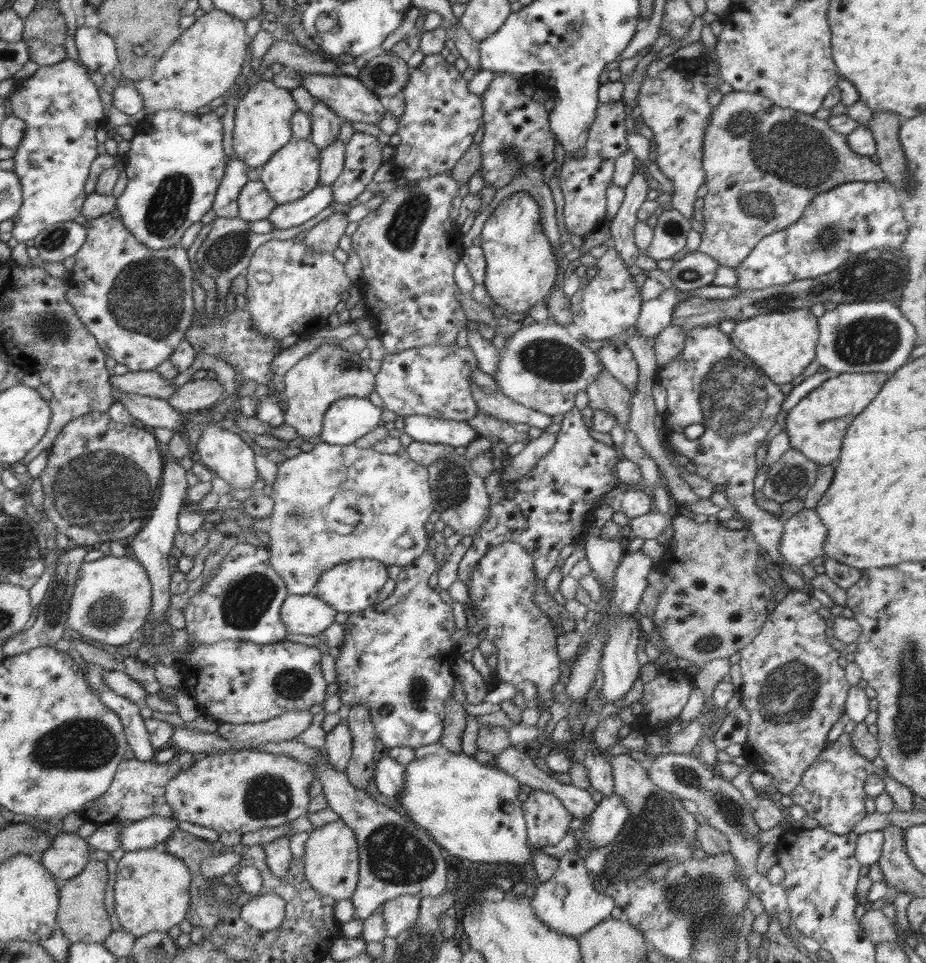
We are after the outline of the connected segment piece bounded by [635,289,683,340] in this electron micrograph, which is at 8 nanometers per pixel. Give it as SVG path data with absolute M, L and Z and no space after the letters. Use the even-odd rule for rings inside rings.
M672 289L649 301L643 301L636 321L636 333L645 339L654 339L671 323L672 311L683 298Z

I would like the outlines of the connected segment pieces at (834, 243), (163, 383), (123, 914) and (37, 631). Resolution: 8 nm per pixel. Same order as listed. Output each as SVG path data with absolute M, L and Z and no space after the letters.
M852 181L817 195L794 224L764 236L758 242L748 258L735 269L738 275L736 286L739 290L758 290L788 284L829 274L846 263L852 255L884 248L900 250L909 227L901 203L901 195L886 181Z
M155 370L128 371L122 375L112 373L109 381L116 392L132 392L164 400L177 389L172 383L173 379L162 378Z
M152 849L125 851L118 860L114 886L115 923L126 932L140 937L149 932L166 931L180 924L190 904L190 871L173 854Z
M76 546L60 551L58 566L49 582L49 587L40 602L40 606L38 606L38 612L36 612L38 619L34 622L34 626L12 636L2 645L4 657L18 656L39 647L54 647L56 643L62 639L64 634L63 629L67 625L70 601L72 600L75 584L79 576L79 570L81 564L85 563L84 556L86 556L86 553L90 551L90 549L90 547L86 546Z

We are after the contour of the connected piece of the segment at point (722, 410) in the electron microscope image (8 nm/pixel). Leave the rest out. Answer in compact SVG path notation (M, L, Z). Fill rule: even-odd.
M717 326L692 328L687 331L685 345L680 358L659 368L656 383L667 390L668 408L663 414L663 440L670 442L674 450L689 458L696 465L695 474L720 486L726 498L755 536L757 543L770 564L788 567L779 553L779 542L783 533L783 520L758 507L754 500L754 477L759 469L755 454L766 434L776 422L782 419L782 403L785 394L779 385L772 382L765 373L731 341L729 334Z

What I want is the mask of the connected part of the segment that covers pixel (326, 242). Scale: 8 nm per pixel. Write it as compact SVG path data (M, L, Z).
M332 213L331 216L326 217L307 231L303 243L308 248L318 252L335 251L338 249L338 242L340 242L340 238L346 232L346 227L350 222L346 219L347 215L346 213Z

